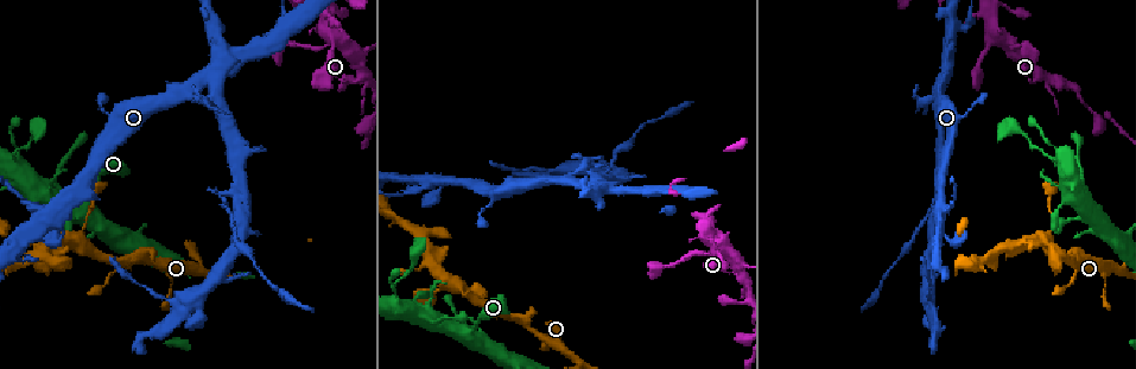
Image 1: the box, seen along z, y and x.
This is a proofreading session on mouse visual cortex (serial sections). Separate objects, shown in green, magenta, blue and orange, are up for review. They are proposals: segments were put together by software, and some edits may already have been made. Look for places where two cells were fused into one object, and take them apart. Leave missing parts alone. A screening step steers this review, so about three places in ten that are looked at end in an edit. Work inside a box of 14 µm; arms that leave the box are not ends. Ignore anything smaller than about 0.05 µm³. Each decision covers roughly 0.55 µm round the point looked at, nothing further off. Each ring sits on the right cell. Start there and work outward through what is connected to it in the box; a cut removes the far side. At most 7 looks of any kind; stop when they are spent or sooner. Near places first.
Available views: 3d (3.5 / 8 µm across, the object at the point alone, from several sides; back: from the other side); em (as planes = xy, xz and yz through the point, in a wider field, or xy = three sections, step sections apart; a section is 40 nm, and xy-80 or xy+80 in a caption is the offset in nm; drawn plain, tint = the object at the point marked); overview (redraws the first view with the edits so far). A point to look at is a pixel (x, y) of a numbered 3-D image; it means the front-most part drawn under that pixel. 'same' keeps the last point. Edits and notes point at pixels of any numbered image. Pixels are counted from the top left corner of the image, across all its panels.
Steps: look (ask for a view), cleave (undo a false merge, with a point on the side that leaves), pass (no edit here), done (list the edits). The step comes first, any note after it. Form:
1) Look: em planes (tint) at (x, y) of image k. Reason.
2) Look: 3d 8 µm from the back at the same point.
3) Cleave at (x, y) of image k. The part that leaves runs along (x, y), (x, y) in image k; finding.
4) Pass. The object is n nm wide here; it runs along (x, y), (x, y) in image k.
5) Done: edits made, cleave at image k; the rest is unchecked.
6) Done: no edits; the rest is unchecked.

Look: 3d 8 µm from the back at (734, 273) of image 1. Narrows sharply.

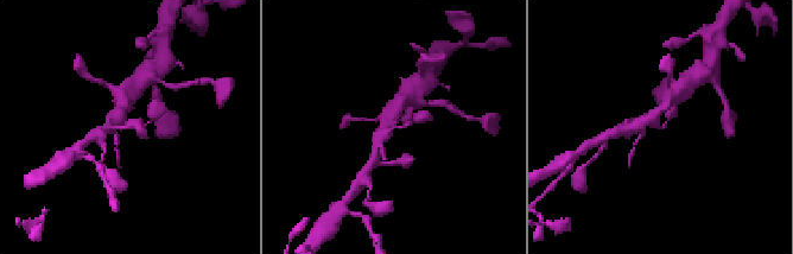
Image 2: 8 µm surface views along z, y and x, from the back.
Look: 3d 3.5 µm at (394, 126) of image 2. Zoom in.

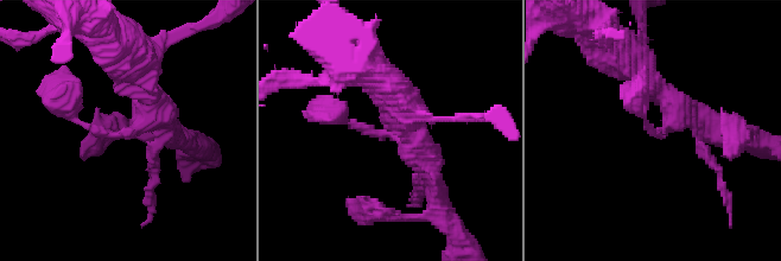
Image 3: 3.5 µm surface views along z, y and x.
Look: em planes (tint) at (658, 132) of image 3. 3 arms meet here; the arms are 150, 250, 350 nm wide; now the EM.

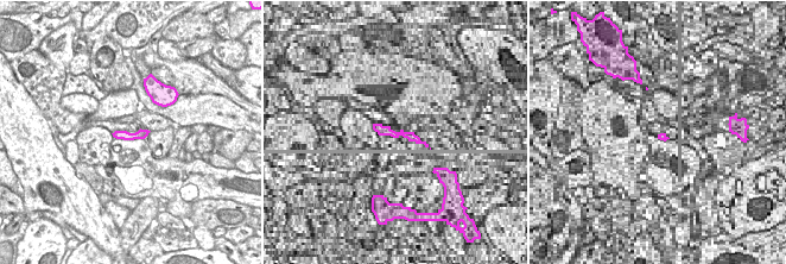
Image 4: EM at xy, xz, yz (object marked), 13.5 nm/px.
Pass. It runs along (331, 112), (416, 151), (401, 127) in image 3; all the same cell.

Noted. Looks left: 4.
Look: 3d 3.5 µm at (214, 78) of image 1.

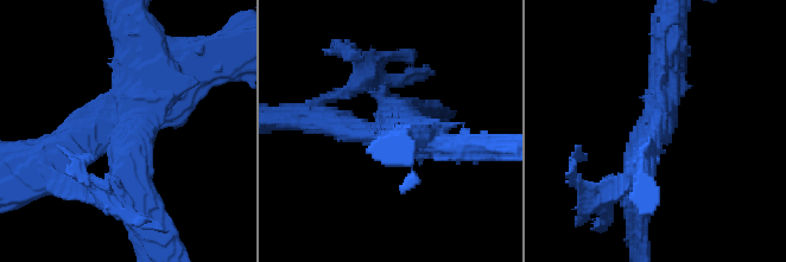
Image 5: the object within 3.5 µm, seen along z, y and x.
Look: em xy step 2 (tint) at (124, 123) of image 5. 3 arms meet here; the arms are 350, 400, 500 nm wide; need the tissue.

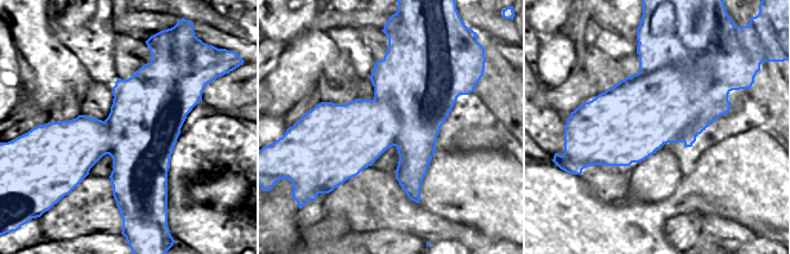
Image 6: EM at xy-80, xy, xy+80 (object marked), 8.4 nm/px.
Cleave at (149, 166) of image 5. The object is 650 nm wide here; a border runs along (155, 61), (155, 86), (108, 153) in image 6; a second cell is stuck on.

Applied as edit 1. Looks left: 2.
Look: 3d 3.5 µm at (716, 241) of image 1. Sharp bend.

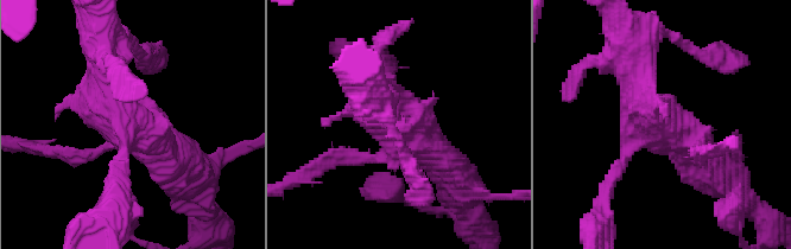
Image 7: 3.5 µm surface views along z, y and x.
Look: em planes (tint) at (130, 129) of image 7. Now the EM.

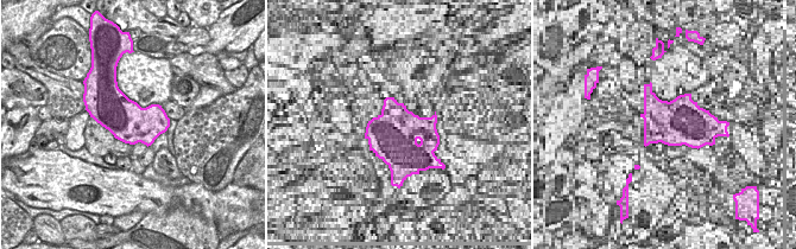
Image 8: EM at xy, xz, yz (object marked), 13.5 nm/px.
Pass. All the same cell.

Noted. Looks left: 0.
Done: edits made, cleave at image 5; the rest is unchecked.

